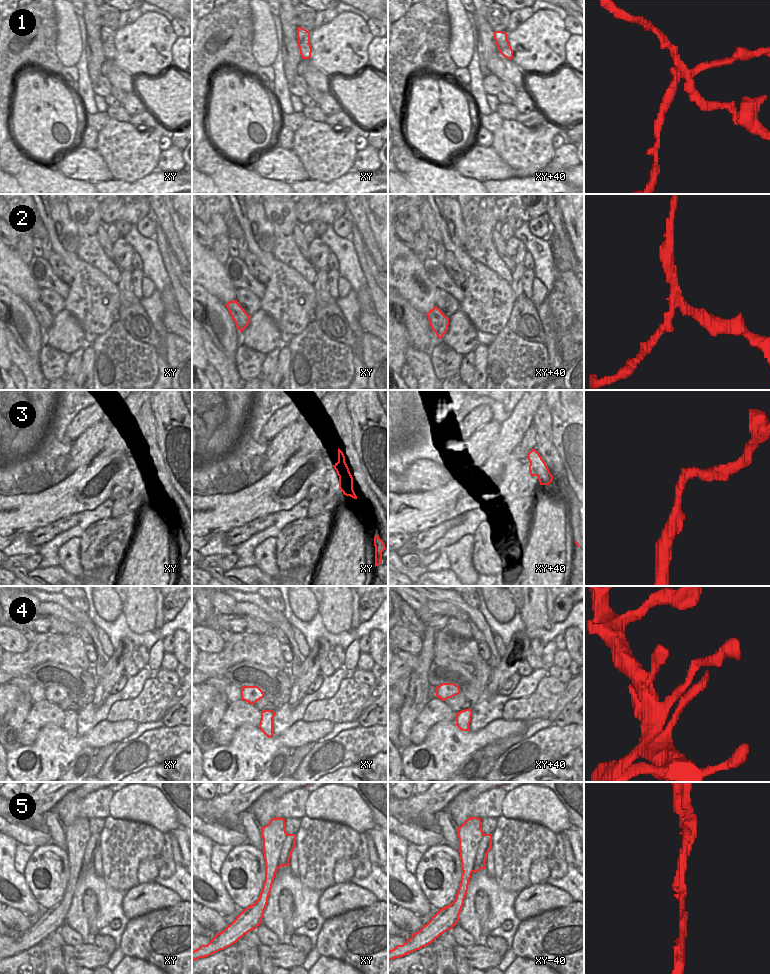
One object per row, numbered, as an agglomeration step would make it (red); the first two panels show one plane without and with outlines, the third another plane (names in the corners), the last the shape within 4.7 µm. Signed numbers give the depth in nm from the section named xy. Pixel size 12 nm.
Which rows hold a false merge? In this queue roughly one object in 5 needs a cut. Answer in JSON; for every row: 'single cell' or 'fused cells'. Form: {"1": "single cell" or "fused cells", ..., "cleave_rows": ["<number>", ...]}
{"1": "fused cells", "2": "fused cells", "3": "single cell", "4": "single cell", "5": "fused cells", "cleave_rows": ["1", "2", "5"]}

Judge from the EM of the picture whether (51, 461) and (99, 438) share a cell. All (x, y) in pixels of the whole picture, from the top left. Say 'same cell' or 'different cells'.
same cell

